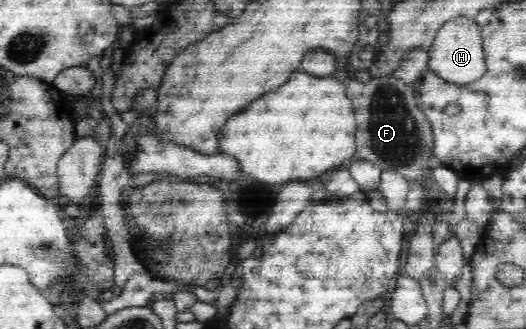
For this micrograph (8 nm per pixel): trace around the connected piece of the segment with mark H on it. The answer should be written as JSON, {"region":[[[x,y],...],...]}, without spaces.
{"region":[[[456,17],[443,24],[428,51],[428,68],[440,78],[454,84],[465,85],[484,76],[487,70],[483,53],[481,27],[475,19]]]}

